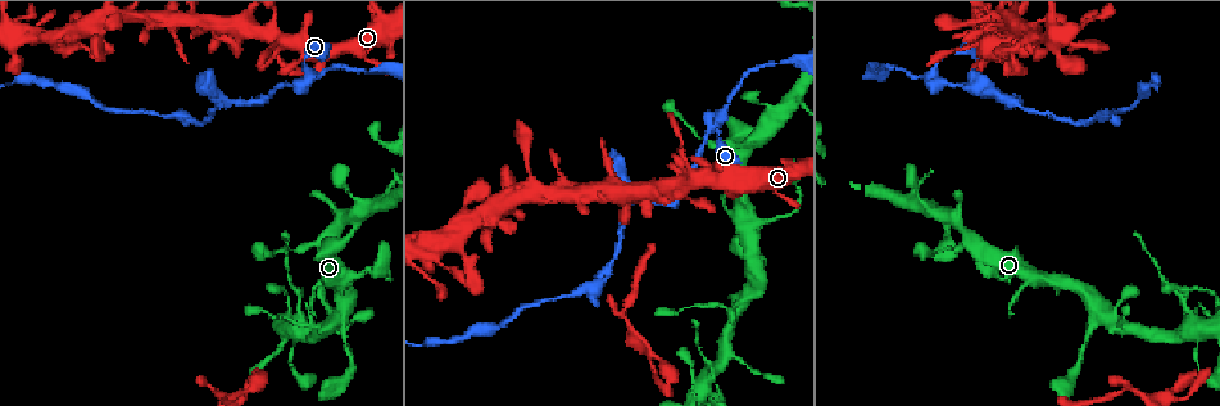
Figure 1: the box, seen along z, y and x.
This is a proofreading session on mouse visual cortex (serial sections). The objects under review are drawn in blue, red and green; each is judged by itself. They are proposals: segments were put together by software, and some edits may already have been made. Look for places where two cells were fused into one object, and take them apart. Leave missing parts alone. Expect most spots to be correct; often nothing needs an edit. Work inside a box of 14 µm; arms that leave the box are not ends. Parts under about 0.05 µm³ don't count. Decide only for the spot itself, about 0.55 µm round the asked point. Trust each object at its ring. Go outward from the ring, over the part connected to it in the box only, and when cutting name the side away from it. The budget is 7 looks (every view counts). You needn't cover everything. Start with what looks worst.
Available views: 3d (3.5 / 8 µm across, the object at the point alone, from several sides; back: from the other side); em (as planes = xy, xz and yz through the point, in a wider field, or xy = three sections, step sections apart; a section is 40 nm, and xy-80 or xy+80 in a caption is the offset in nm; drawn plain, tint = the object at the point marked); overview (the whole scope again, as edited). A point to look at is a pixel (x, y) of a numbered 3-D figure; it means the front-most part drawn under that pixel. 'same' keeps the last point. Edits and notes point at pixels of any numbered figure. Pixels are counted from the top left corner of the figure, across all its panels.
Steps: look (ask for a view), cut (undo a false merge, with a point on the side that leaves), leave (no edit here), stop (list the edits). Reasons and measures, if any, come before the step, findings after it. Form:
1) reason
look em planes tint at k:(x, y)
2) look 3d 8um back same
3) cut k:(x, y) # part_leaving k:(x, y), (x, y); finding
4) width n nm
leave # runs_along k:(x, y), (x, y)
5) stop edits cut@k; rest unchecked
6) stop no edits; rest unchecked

calibre changes
look 3d 3.5um at 1:(718, 117)

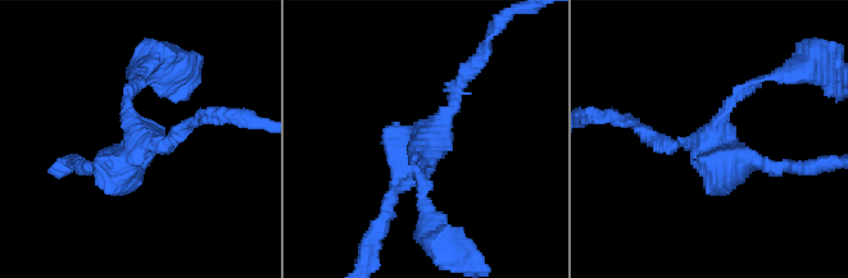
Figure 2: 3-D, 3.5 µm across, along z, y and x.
need the tissue
look em xy step 2 tint at 2:(427, 144)

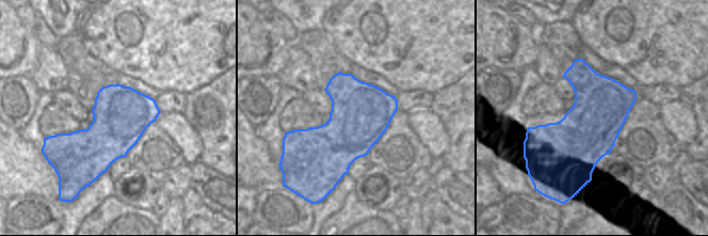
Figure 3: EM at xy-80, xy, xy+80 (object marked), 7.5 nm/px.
arms 3
leave # runs_along 2:(137, 80), (125, 108), (141, 147), (98, 167); continuous, no second cell

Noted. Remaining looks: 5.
thick turns thin
look 3d 3.5um at 1:(1189, 316)

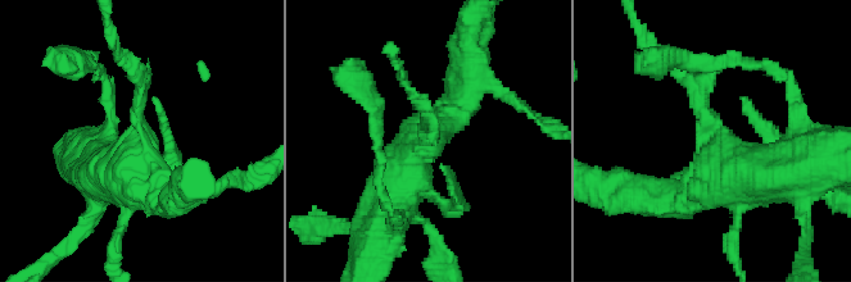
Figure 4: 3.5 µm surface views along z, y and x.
arm_widths 200, 450 nm; shape alone is not enough
look em xy step 1 tint at 4:(718, 130)

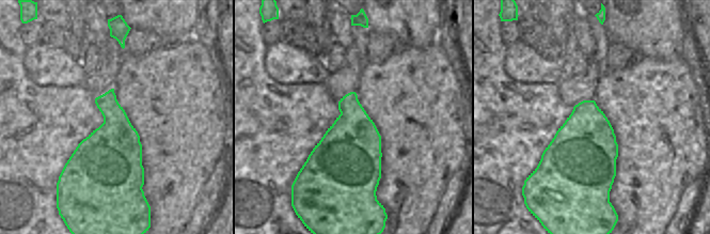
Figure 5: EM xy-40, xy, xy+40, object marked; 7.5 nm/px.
leave # continuous, no second cell

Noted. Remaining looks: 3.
small branch off a trunk
look 3d 3.5um back at 1:(954, 218)

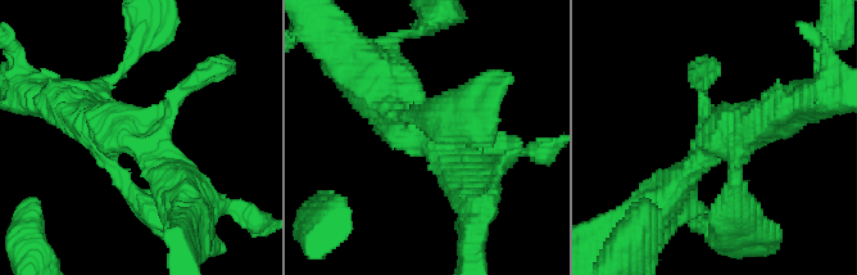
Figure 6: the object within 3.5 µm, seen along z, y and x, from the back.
arms 4; arm_widths 150, 250, 300, 500 nm; now the EM
look em xy step 1 tint at 6:(417, 129)

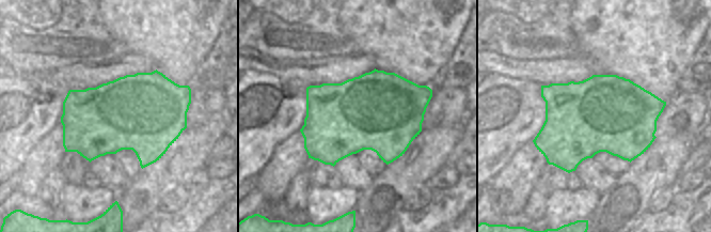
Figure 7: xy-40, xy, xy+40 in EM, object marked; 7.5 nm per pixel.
look em xy step 3 tint same

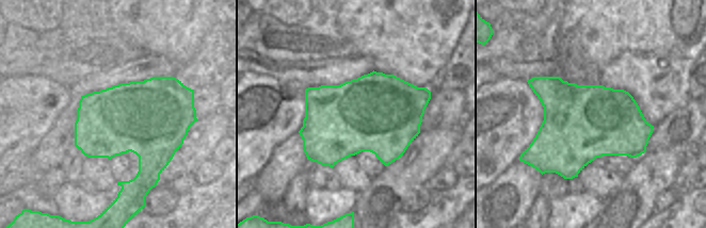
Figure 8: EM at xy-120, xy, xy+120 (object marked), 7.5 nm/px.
leave # runs_along 6:(458, 166), (390, 107), (352, 54); continuous, no second cell

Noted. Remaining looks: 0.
stop no edits; rest unchecked

